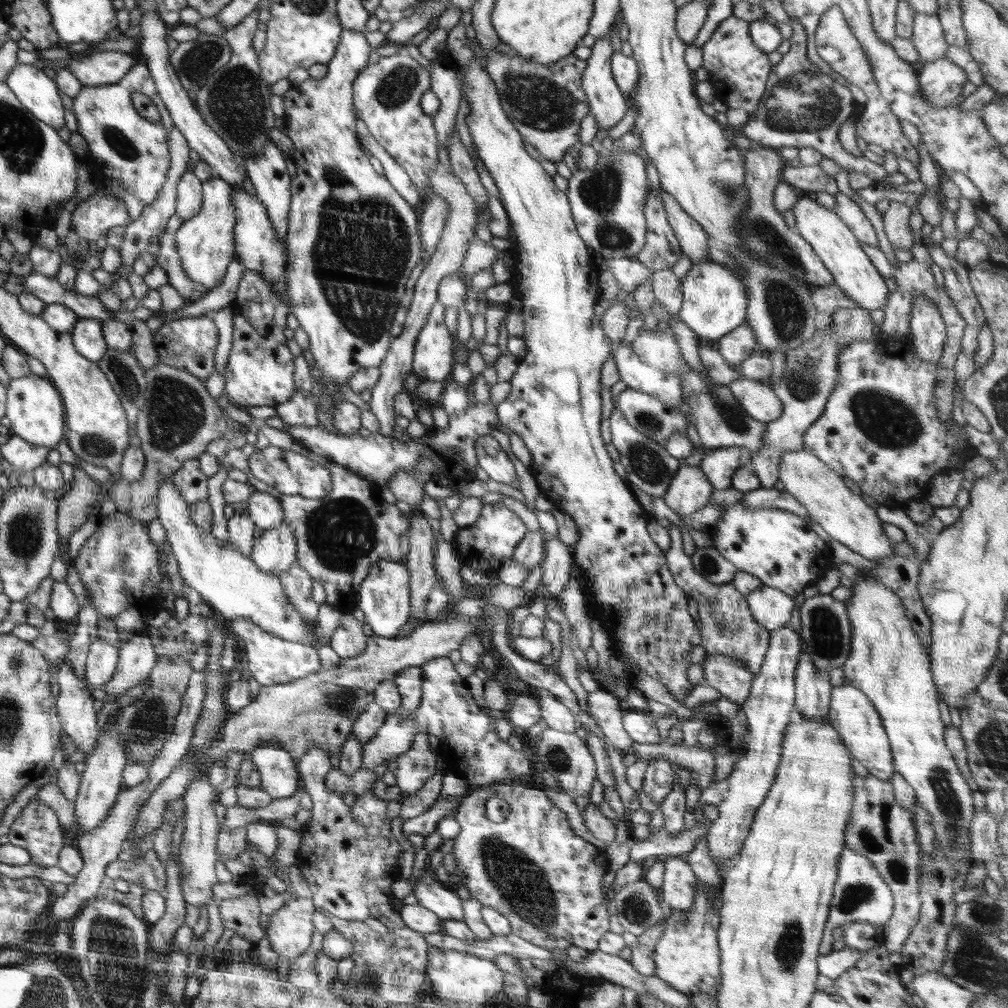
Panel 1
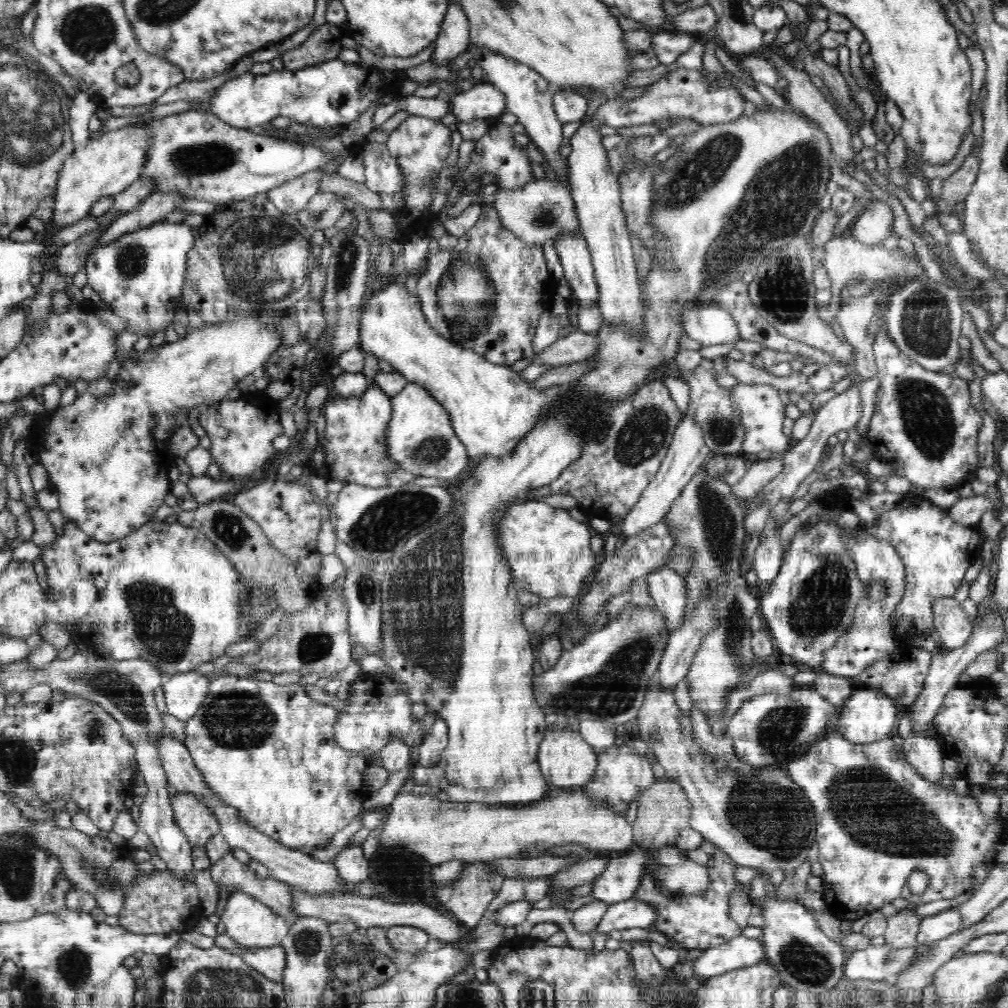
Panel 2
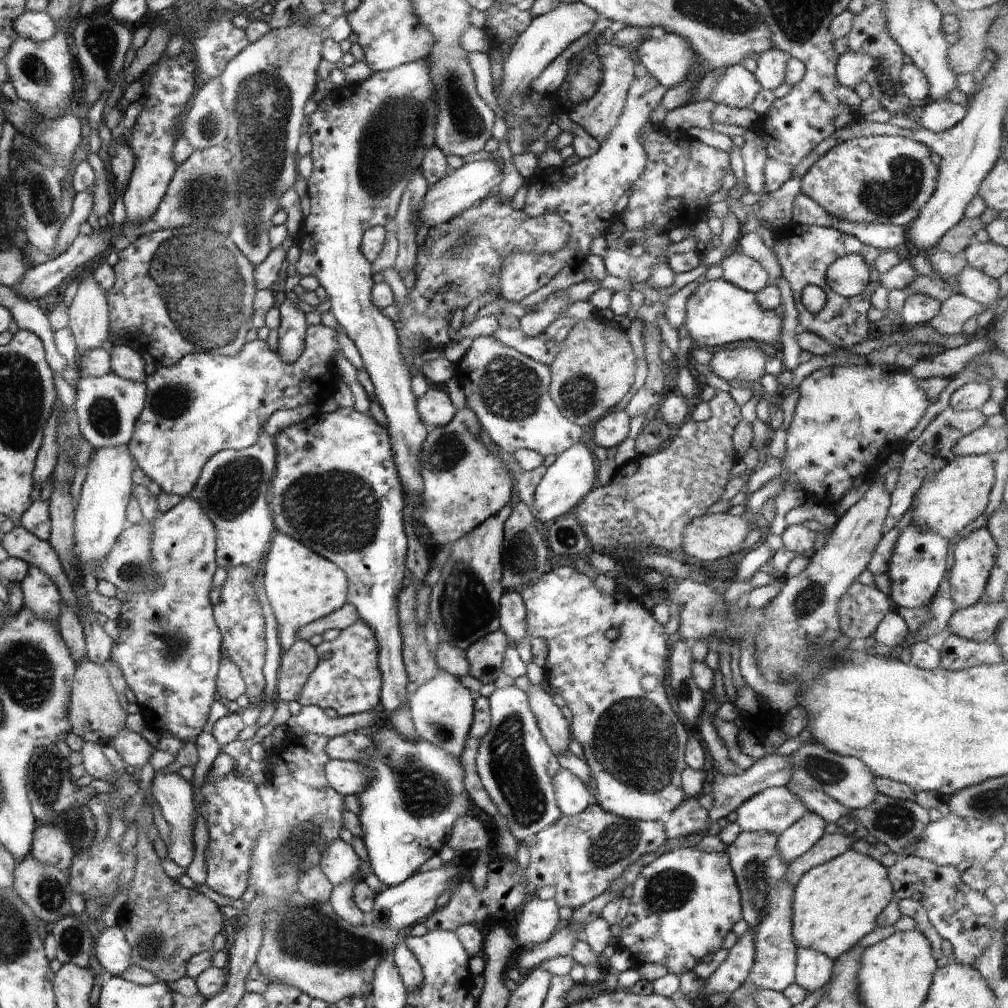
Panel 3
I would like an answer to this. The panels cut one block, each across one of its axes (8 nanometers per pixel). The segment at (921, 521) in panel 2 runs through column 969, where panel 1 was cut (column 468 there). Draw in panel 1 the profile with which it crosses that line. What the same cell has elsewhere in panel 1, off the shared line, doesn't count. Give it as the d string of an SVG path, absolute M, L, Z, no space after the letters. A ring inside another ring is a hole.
M501 502L484 504L478 520L473 525L461 527L451 541L452 550L458 552L461 564L474 572L490 575L509 561L513 561L518 542L528 532L522 520Z

